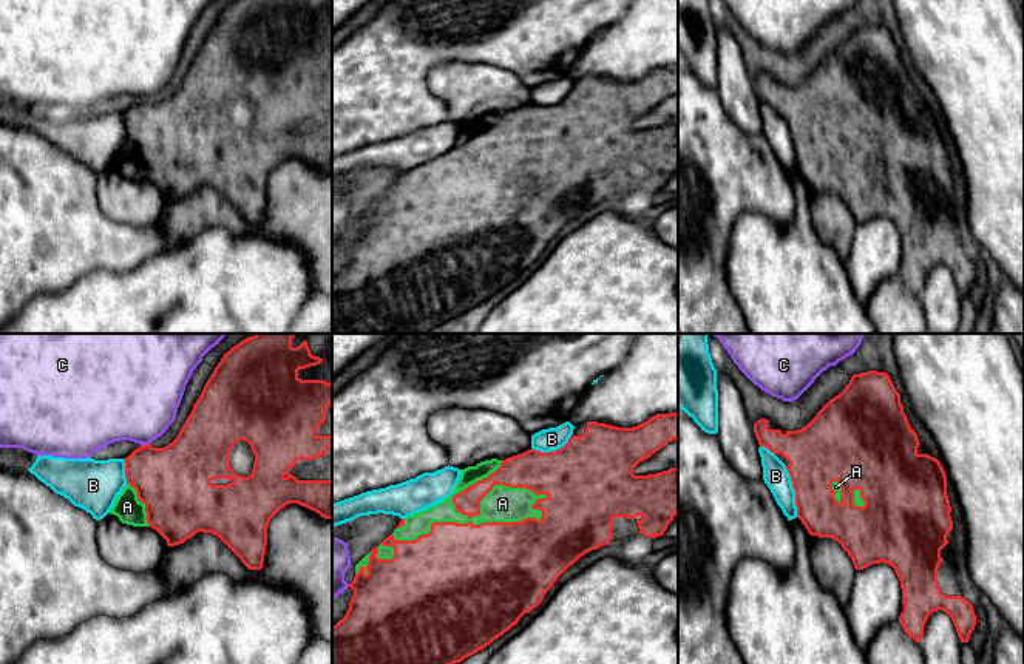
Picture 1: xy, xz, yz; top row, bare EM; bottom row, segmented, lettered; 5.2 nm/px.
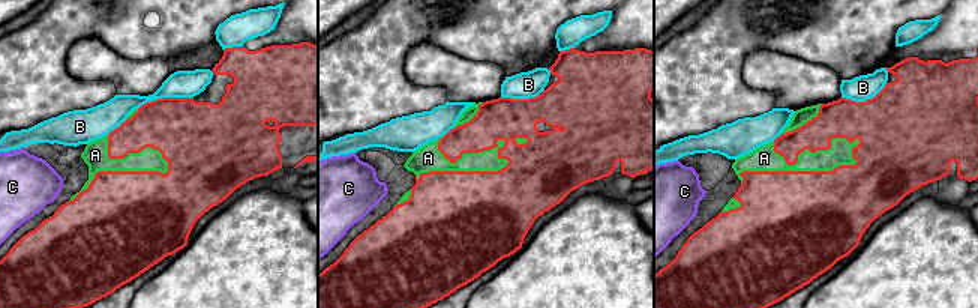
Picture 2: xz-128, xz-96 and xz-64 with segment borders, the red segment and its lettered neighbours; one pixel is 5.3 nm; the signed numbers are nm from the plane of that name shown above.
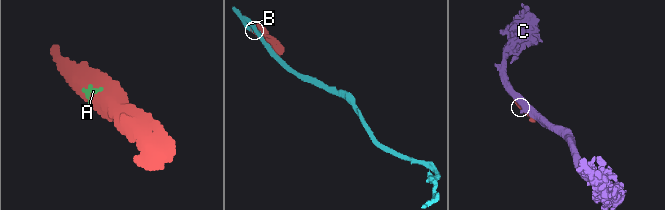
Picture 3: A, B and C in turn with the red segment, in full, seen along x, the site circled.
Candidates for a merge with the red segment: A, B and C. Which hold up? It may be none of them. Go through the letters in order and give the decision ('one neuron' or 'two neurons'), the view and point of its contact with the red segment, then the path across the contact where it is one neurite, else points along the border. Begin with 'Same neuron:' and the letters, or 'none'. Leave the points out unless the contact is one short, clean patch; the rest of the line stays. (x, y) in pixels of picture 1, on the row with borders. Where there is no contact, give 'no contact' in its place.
Same neuron: A
A: one neuron | xz (473, 514)
B: two neurons | yz (794, 490)
C: two neurons | xy (144, 445)

